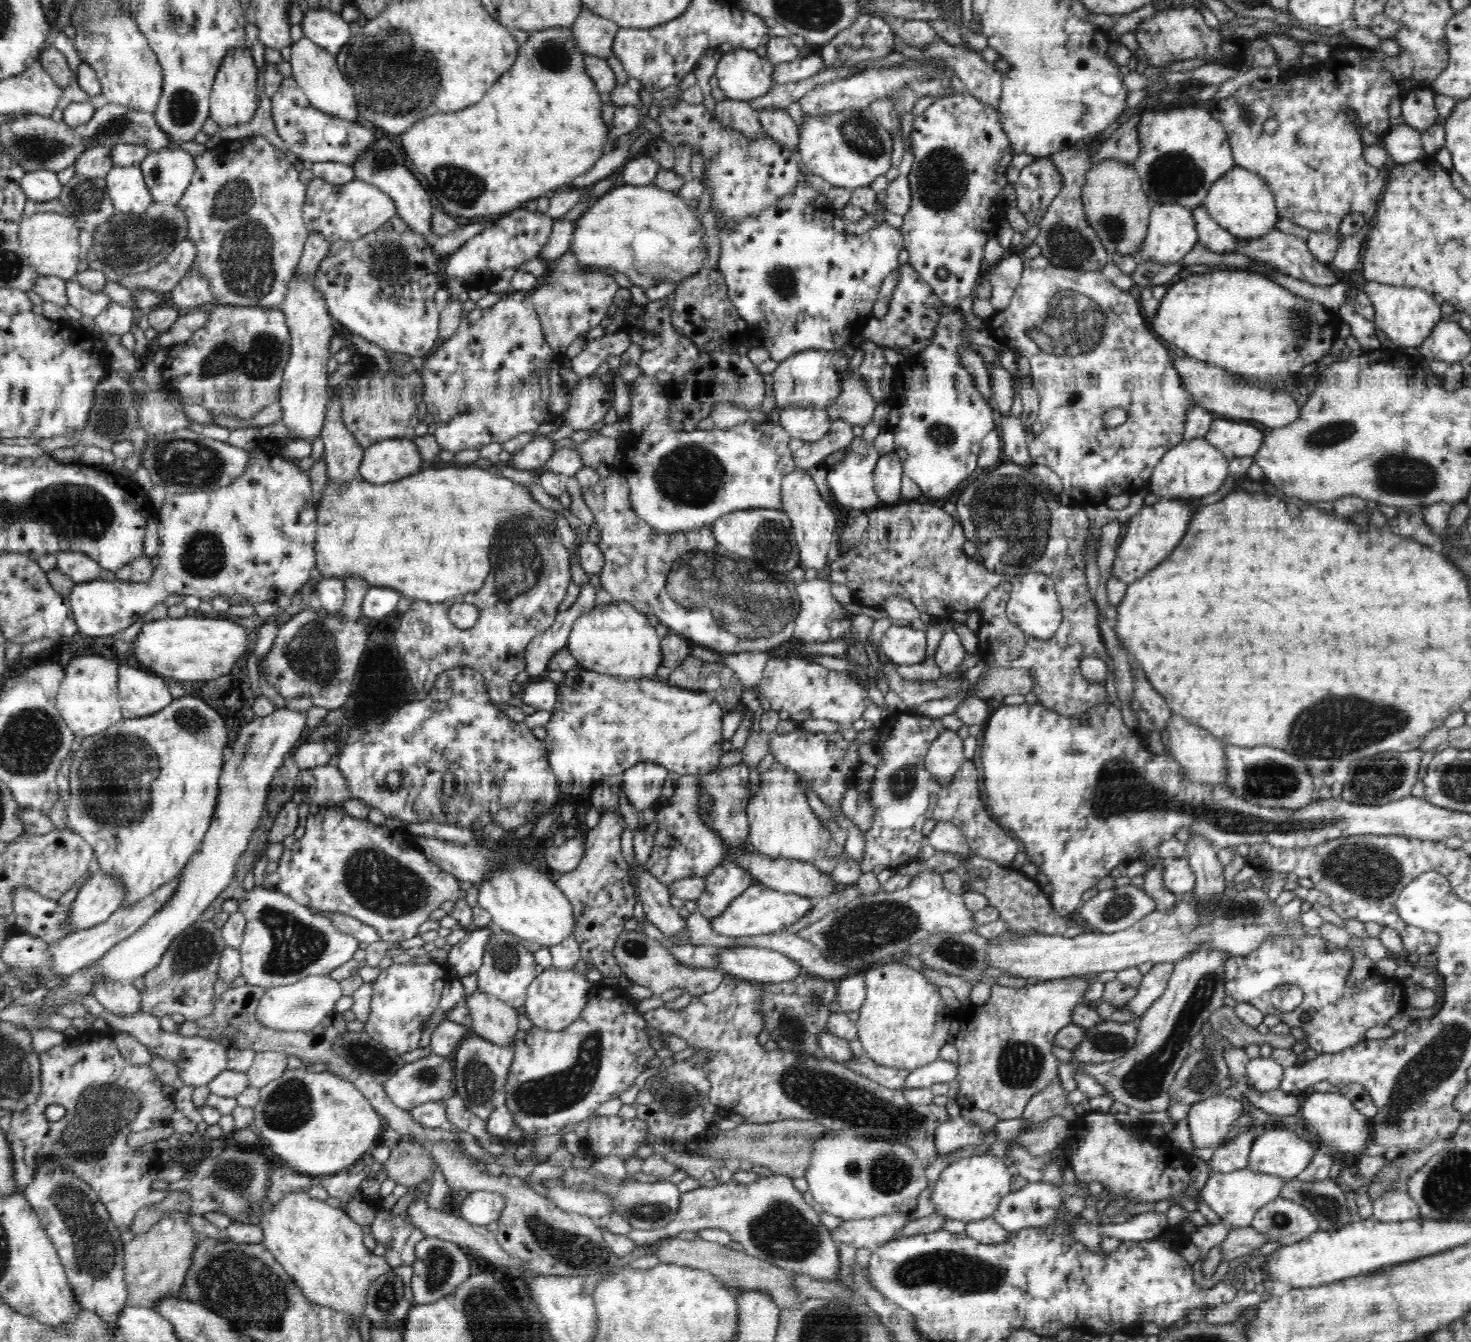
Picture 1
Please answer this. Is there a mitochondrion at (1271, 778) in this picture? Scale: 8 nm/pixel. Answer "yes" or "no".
yes

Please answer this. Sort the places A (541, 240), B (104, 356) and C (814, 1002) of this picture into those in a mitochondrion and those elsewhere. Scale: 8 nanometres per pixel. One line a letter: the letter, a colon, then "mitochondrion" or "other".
A: other
B: other
C: mitochondrion

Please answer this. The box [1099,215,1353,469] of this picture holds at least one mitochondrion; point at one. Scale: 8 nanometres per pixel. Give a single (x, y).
(1296, 322)

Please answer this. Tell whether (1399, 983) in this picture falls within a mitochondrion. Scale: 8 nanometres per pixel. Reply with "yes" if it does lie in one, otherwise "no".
no

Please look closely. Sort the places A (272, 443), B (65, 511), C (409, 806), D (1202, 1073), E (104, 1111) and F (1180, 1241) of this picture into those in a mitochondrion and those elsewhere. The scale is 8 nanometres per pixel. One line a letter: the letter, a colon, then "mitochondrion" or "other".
A: other
B: mitochondrion
C: other
D: mitochondrion
E: mitochondrion
F: other

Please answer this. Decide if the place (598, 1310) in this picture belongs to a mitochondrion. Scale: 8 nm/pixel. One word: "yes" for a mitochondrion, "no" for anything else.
no

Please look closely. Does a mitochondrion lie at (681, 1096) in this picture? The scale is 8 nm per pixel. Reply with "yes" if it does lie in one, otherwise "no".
yes

